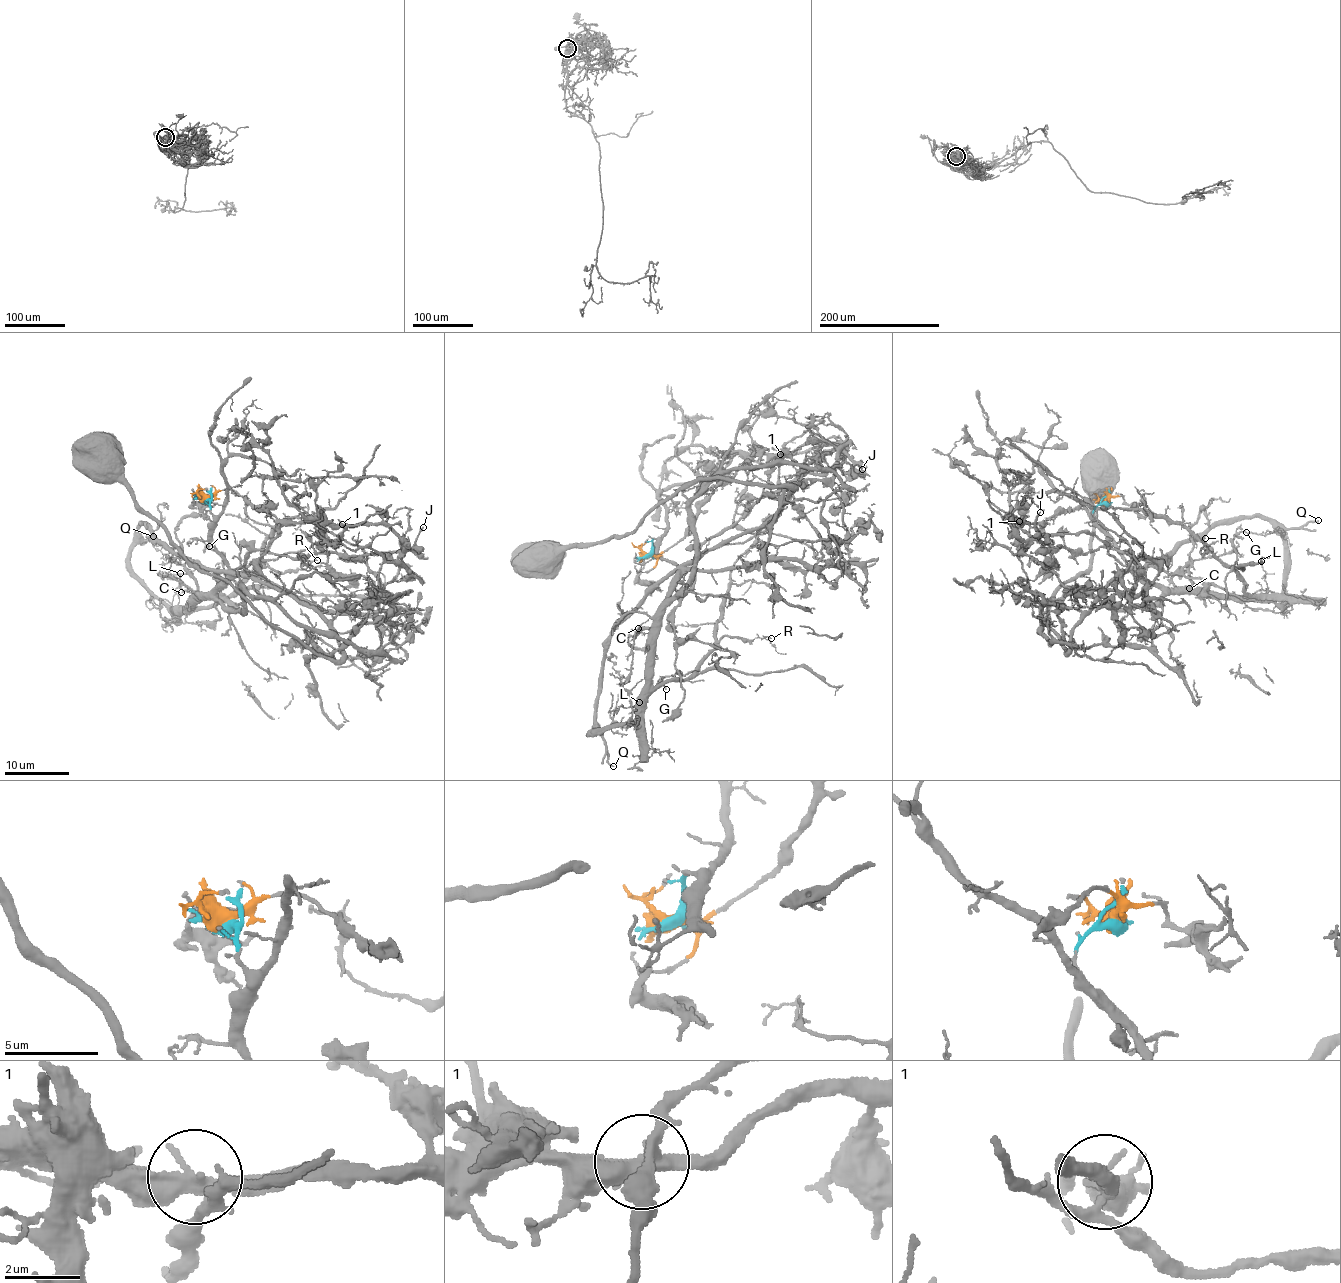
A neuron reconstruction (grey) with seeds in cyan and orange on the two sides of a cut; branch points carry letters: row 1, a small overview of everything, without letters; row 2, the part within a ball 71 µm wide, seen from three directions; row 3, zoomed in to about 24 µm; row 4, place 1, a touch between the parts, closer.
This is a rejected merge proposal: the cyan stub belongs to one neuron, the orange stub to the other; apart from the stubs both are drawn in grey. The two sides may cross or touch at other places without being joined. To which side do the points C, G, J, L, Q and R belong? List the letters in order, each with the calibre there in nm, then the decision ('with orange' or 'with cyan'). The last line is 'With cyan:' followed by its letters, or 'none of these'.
C: calibre 110 nm; with cyan
G: calibre 120 nm; with cyan
J: calibre 200 nm; with orange
L: calibre 170 nm; with cyan
Q: calibre 150 nm; with cyan
R: calibre 100 nm; with cyan
With cyan: C, G, L, Q, R

